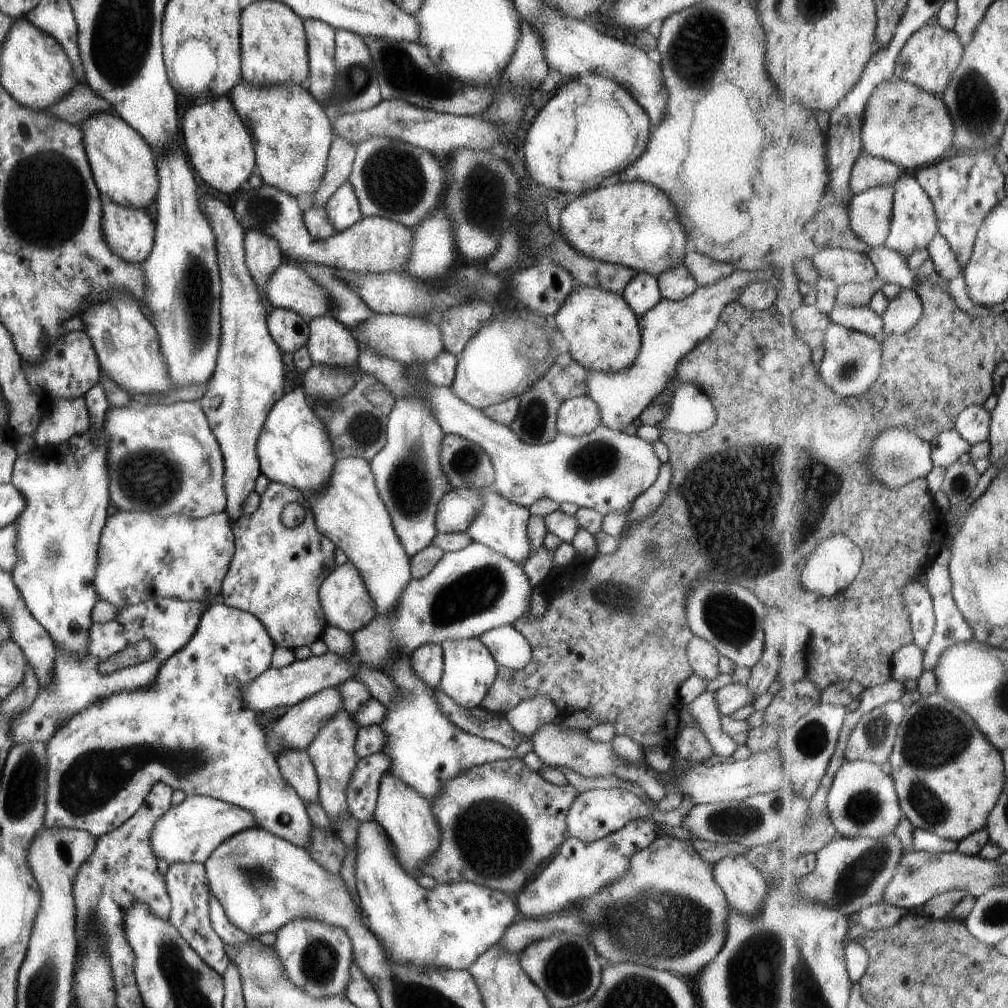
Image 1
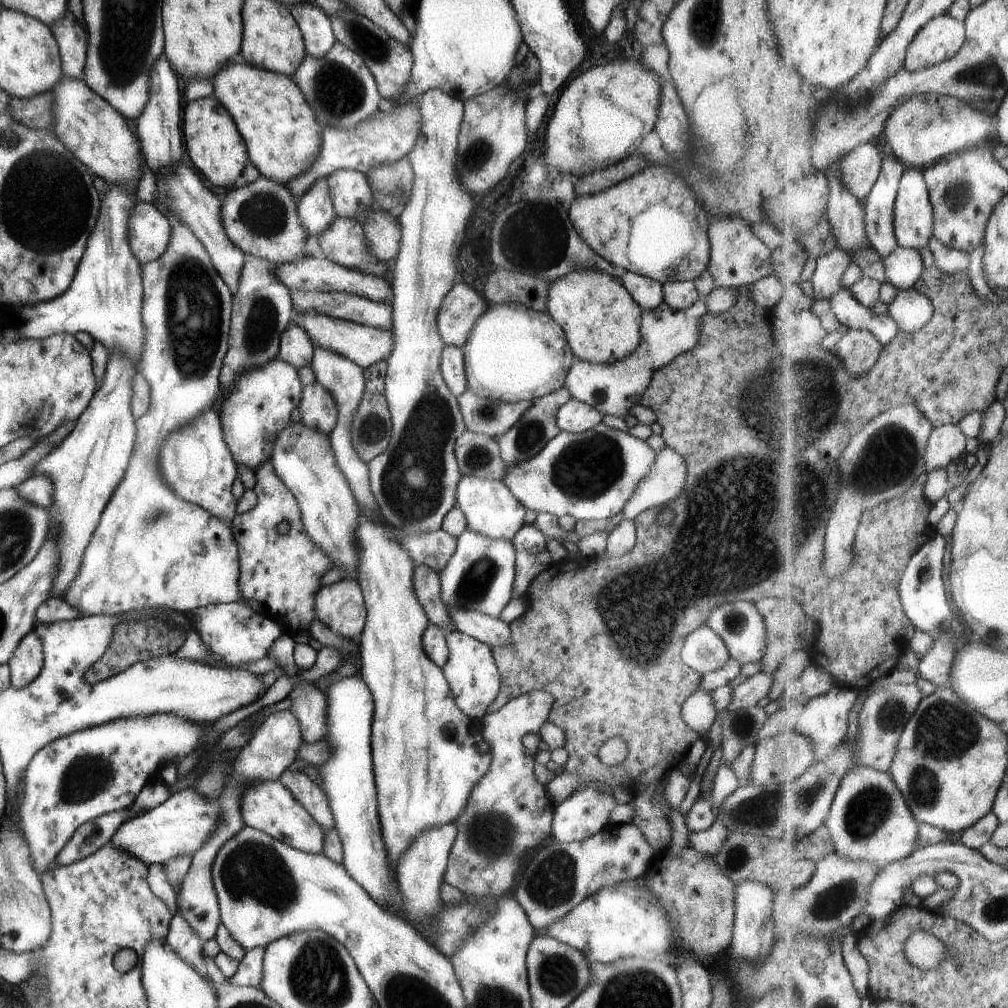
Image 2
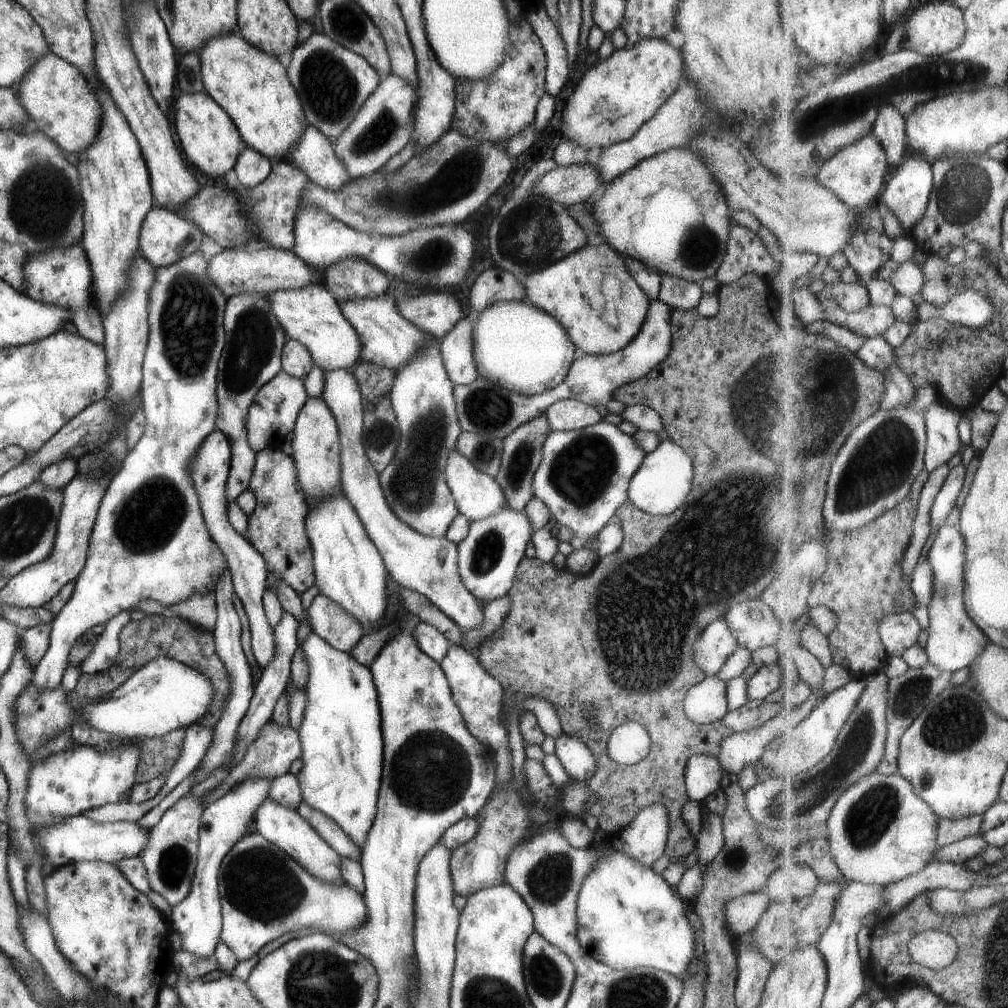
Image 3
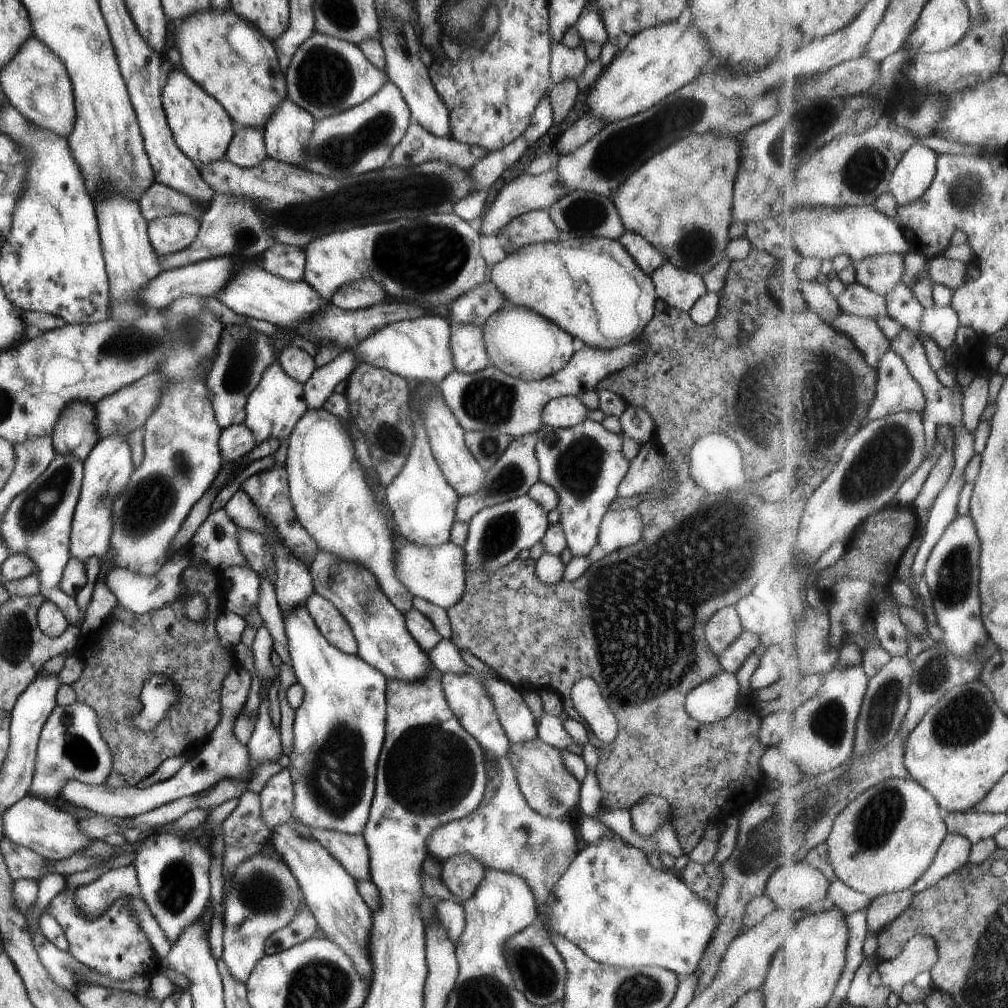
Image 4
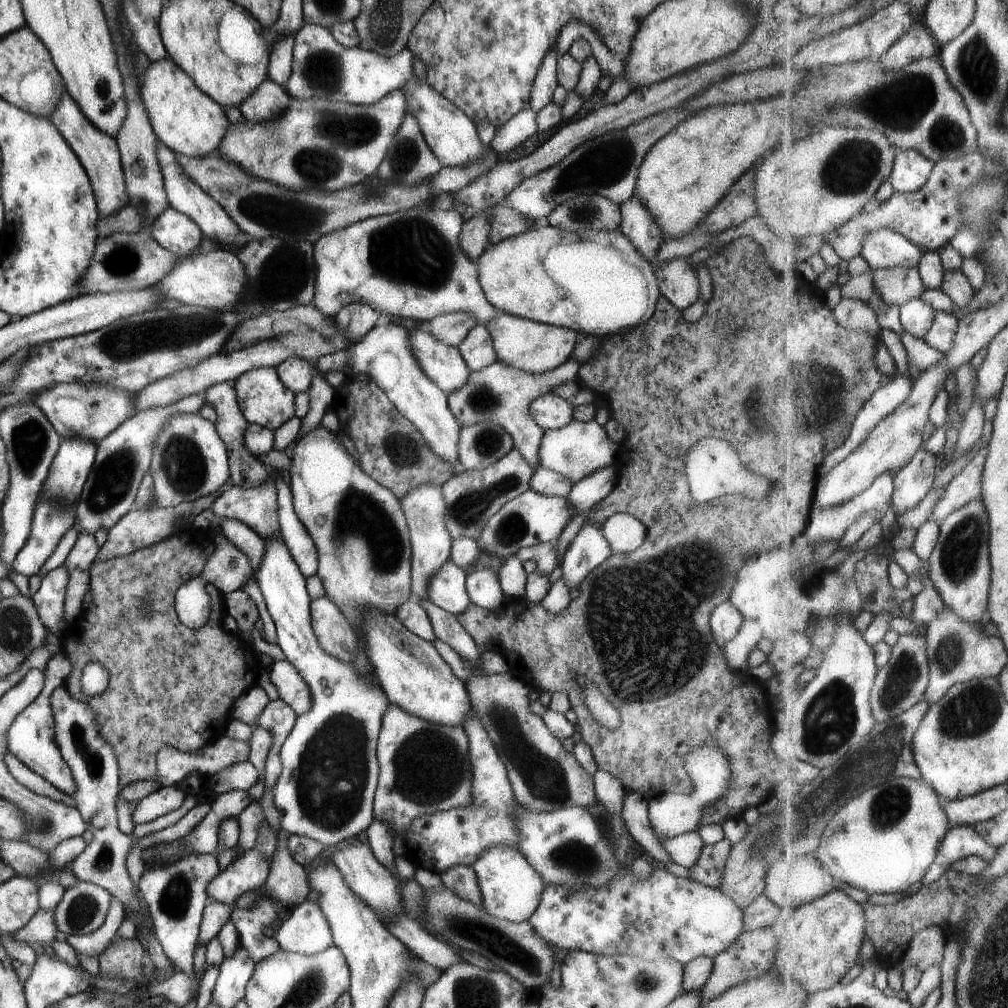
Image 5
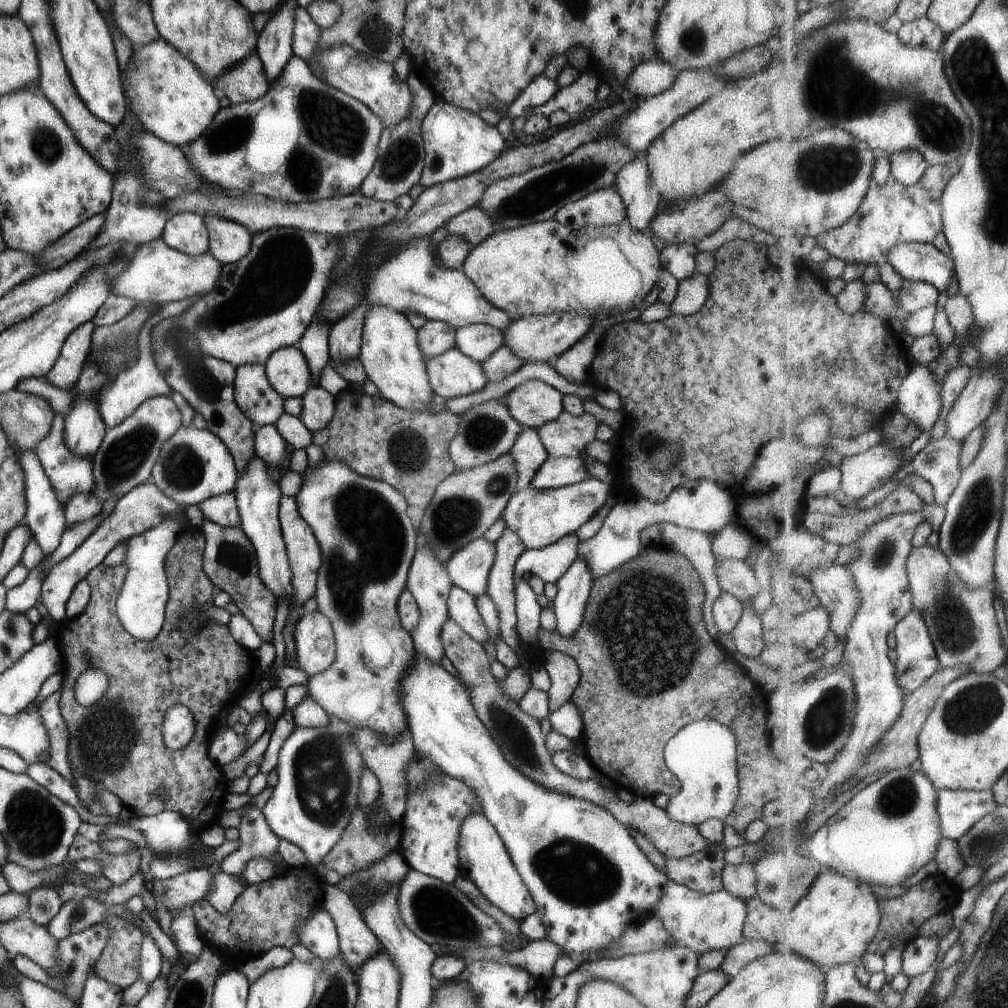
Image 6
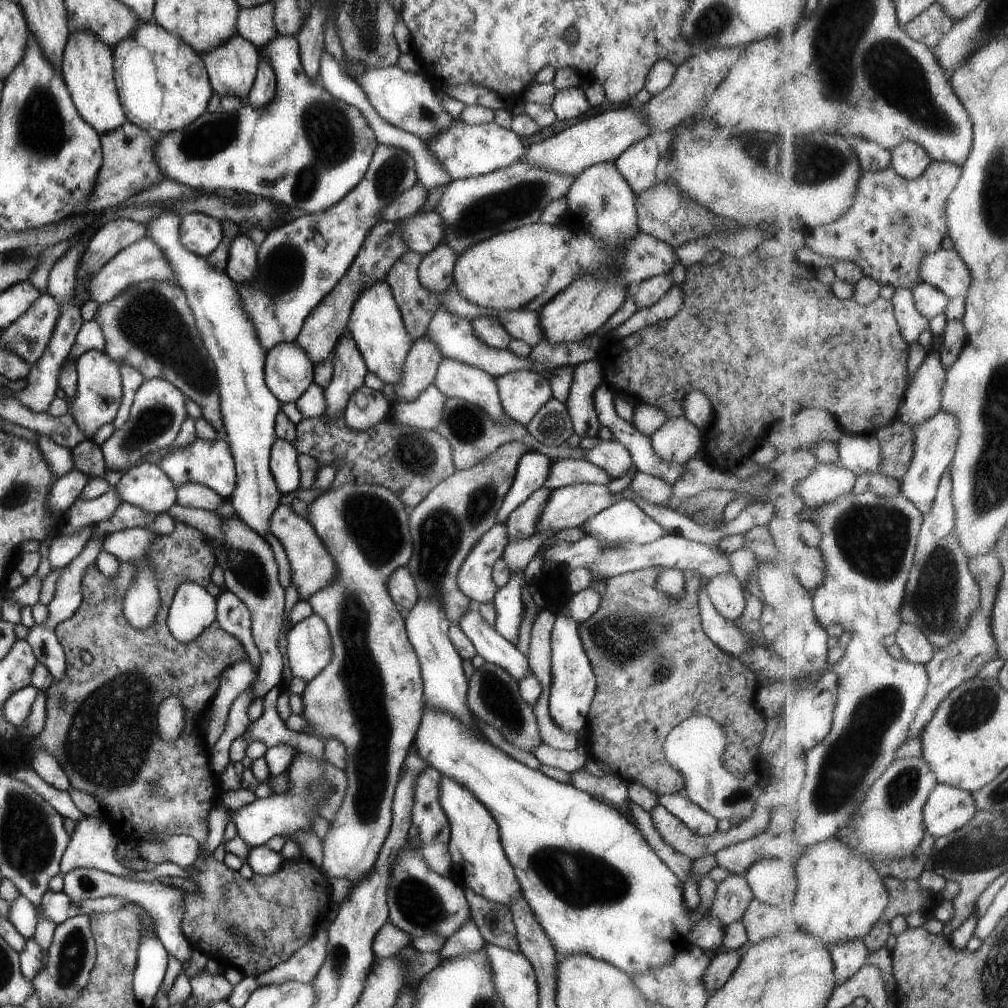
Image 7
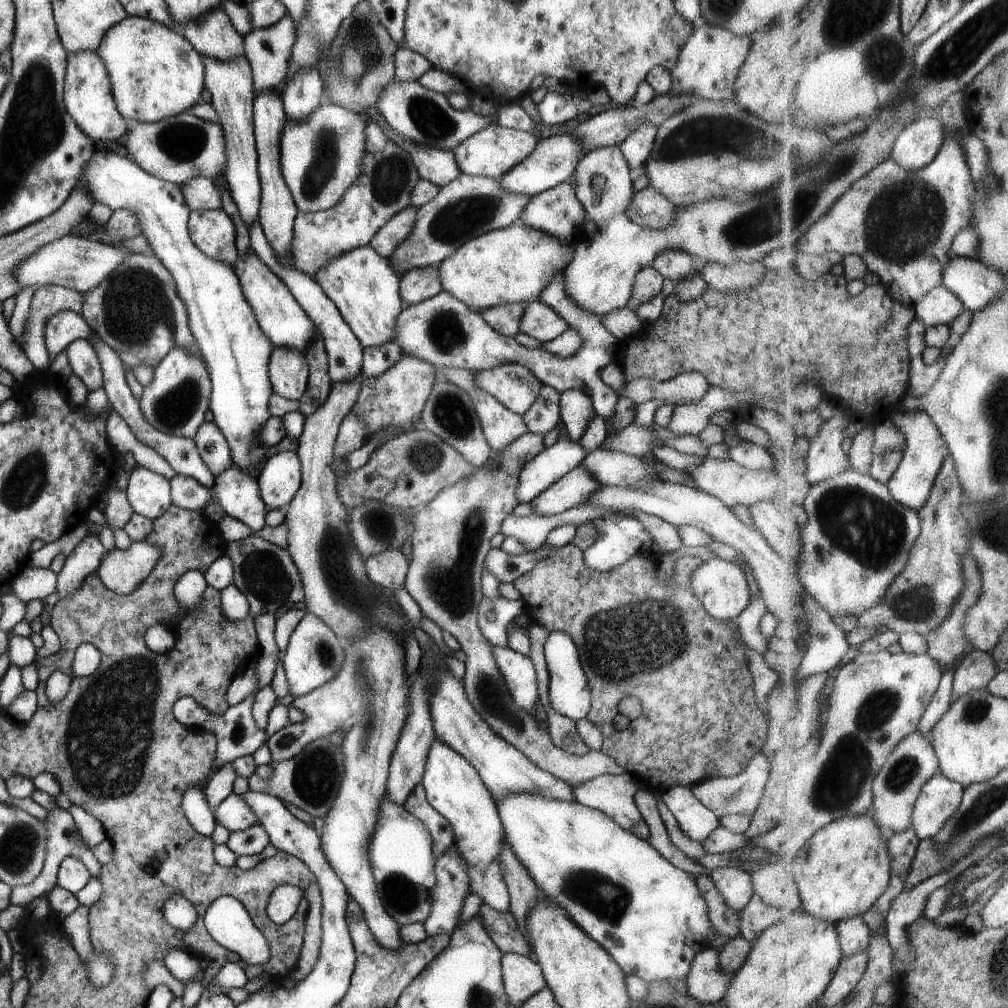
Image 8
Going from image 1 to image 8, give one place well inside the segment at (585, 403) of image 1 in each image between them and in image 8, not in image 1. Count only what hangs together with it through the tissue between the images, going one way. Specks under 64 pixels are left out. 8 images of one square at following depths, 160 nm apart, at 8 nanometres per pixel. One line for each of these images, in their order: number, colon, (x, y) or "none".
2: (575, 416)
3: (566, 414)
4: (566, 411)
5: (548, 411)
6: (532, 402)
7: (521, 393)
8: (515, 387)

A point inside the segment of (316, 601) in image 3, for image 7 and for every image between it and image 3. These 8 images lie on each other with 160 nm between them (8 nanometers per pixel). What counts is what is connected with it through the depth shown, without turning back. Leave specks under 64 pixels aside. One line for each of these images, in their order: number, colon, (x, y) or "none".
4: (331, 625)
5: (334, 636)
6: (314, 646)
7: (309, 650)

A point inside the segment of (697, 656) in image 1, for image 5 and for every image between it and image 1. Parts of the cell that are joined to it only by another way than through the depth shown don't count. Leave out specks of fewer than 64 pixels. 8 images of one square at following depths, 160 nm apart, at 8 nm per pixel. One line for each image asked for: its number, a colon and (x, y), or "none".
2: (702, 650)
3: (716, 641)
4: (724, 626)
5: (725, 620)

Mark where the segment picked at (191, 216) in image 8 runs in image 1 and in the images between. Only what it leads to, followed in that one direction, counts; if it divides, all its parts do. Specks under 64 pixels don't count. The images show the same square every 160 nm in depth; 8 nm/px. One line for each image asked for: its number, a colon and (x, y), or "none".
1: (128, 232)
2: (148, 231)
3: (164, 237)
4: (168, 234)
5: (175, 232)
6: (185, 232)
7: (201, 234)

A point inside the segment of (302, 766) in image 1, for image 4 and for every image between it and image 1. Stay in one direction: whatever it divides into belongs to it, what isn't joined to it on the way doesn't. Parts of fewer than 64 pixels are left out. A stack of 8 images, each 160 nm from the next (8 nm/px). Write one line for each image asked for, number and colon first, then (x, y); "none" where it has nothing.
2: (308, 794)
3: (326, 829)
4: (350, 851)

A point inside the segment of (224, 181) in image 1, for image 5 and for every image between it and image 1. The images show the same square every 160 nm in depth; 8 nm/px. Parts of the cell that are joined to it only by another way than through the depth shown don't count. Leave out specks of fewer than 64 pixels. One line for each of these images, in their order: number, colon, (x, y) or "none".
2: (215, 148)
3: (207, 136)
4: (200, 128)
5: (186, 120)

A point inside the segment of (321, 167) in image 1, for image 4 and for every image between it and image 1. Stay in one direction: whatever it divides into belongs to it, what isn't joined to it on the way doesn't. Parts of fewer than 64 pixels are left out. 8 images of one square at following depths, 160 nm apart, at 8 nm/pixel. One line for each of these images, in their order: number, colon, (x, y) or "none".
2: (282, 136)
3: (252, 87)
4: (247, 92)

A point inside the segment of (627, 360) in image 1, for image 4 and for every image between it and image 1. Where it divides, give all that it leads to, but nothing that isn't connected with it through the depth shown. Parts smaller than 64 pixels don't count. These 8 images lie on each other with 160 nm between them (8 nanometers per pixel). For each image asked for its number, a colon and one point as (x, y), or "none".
2: (600, 320)
3: (591, 294)
4: (600, 296)

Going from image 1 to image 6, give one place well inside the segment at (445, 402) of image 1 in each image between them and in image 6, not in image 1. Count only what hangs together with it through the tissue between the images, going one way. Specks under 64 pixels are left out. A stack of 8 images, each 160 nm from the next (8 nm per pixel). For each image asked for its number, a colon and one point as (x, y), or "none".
2: (589, 475)
3: (582, 477)
4: (583, 463)
5: (578, 448)
6: (566, 435)

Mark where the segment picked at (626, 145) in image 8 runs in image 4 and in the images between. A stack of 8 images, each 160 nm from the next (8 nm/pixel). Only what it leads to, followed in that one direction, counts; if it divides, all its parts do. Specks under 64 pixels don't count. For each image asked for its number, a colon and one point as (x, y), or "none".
4: (648, 258)
5: (636, 224)
6: (632, 181)
7: (636, 164)

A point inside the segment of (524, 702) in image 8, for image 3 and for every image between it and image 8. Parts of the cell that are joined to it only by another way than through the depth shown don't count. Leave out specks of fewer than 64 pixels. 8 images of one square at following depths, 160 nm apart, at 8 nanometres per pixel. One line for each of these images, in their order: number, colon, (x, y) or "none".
3: (427, 565)
4: (436, 574)
5: (447, 589)
6: (460, 606)
7: (492, 648)

